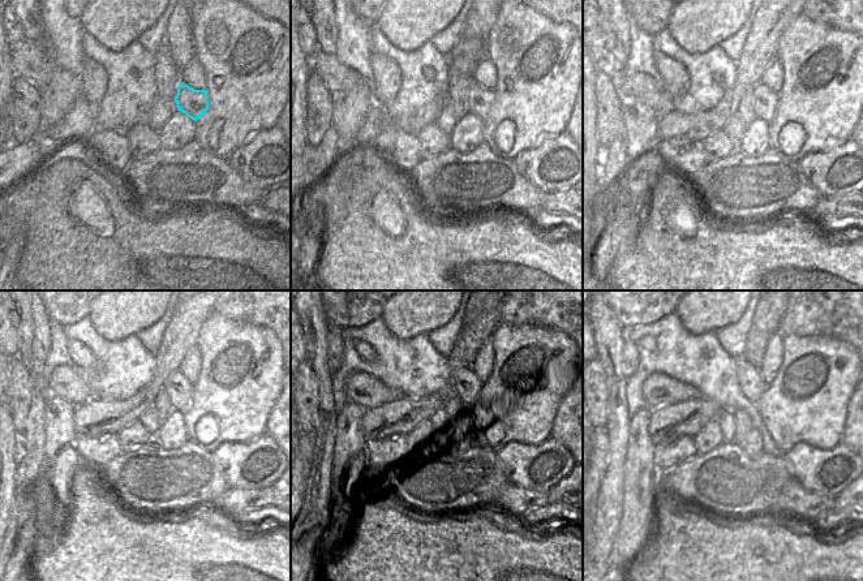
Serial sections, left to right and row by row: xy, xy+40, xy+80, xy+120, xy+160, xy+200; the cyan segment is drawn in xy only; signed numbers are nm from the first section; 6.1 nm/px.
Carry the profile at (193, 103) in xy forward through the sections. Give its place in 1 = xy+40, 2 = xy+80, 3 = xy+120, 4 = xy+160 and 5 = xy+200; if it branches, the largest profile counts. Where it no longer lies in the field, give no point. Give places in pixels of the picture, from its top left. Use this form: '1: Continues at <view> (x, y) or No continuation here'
1: Continues at xy+40 (480, 99)
2: Continues at xy+80 (765, 100)
3: Continues at xy+120 (180, 391)
4: Continues at xy+160 (466, 386)
5: Continues at xy+200 (750, 379)

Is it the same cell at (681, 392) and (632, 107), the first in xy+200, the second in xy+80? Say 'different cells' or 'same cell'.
different cells

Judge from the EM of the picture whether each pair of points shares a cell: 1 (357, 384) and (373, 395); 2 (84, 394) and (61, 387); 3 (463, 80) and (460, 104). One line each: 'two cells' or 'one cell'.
1: one cell
2: one cell
3: one cell

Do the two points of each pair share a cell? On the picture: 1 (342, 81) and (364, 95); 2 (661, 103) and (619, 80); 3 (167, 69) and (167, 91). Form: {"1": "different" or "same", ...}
{"1": "different", "2": "same", "3": "same"}

